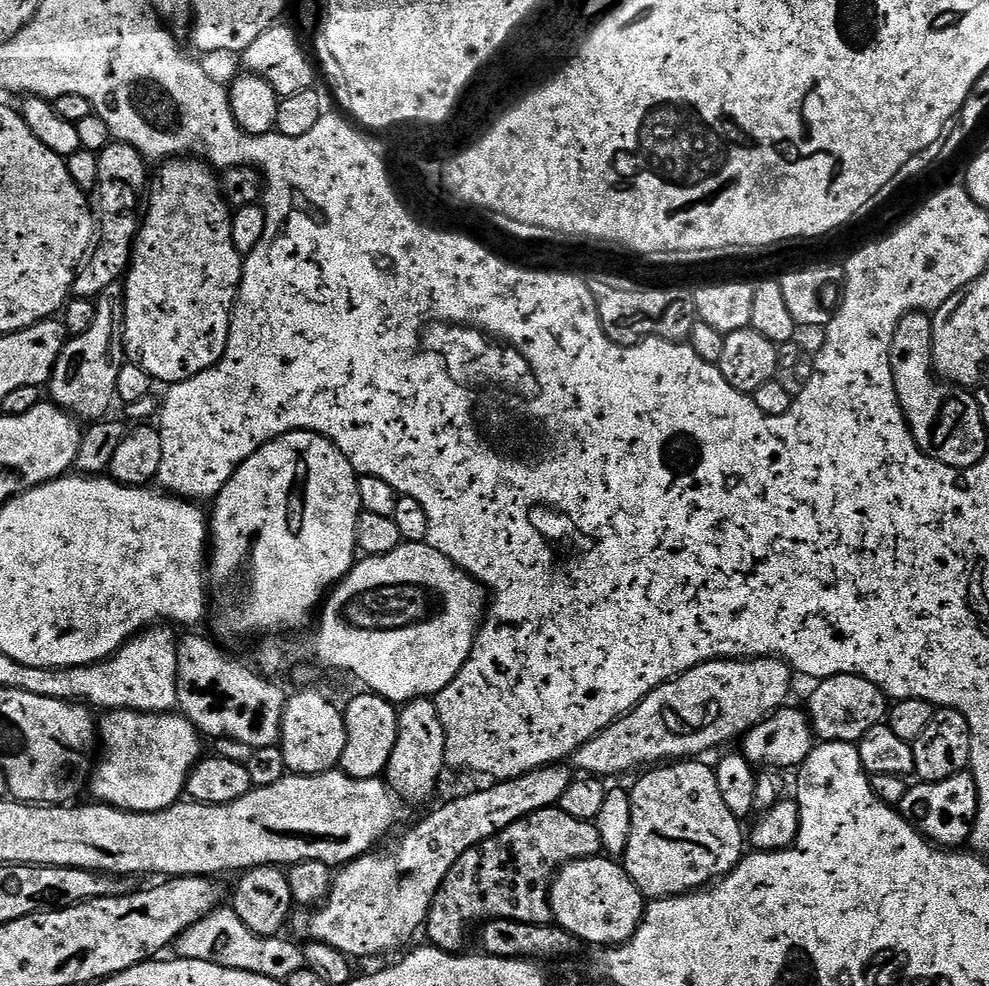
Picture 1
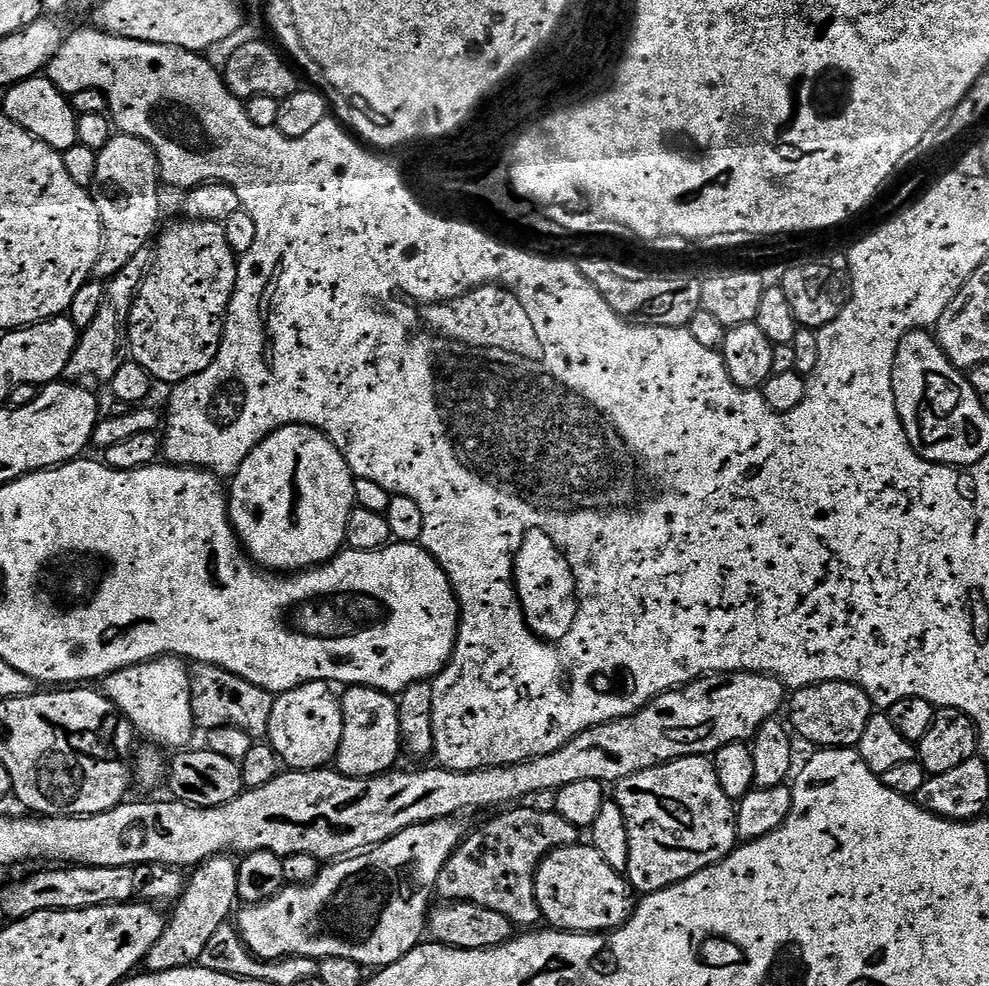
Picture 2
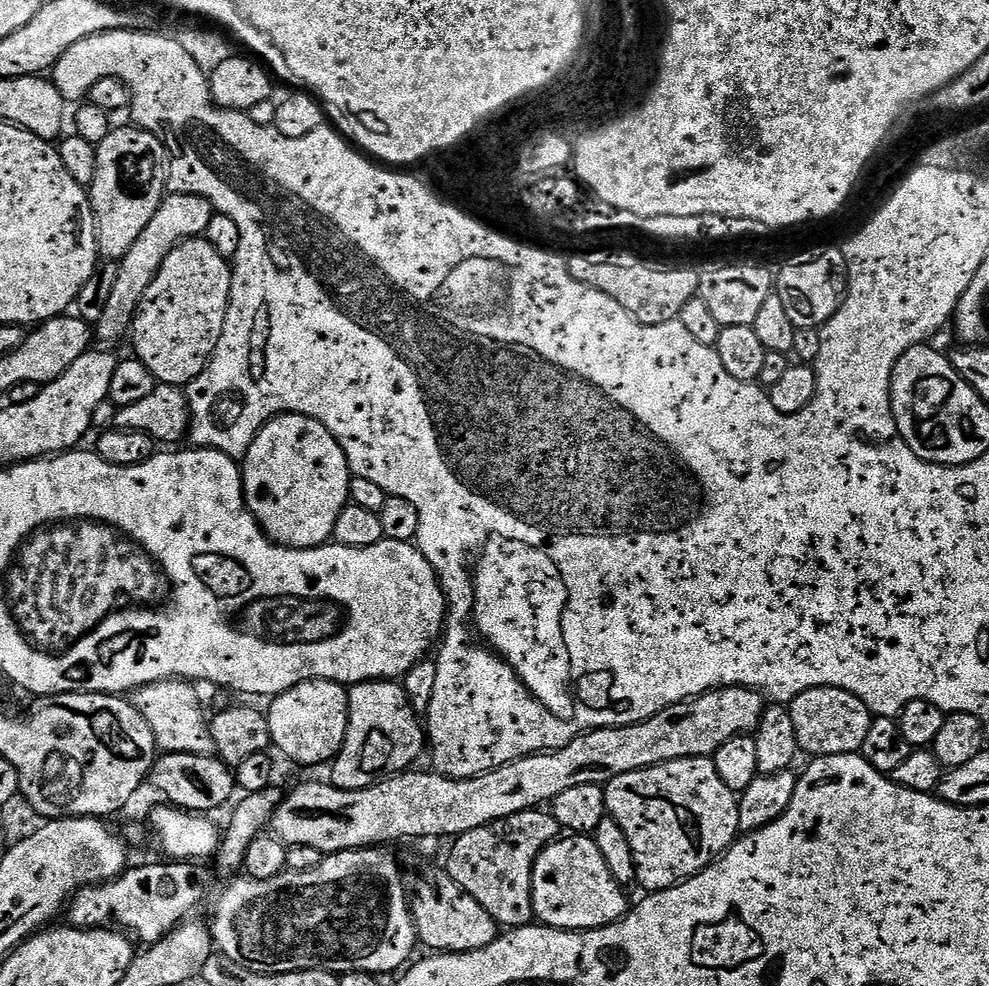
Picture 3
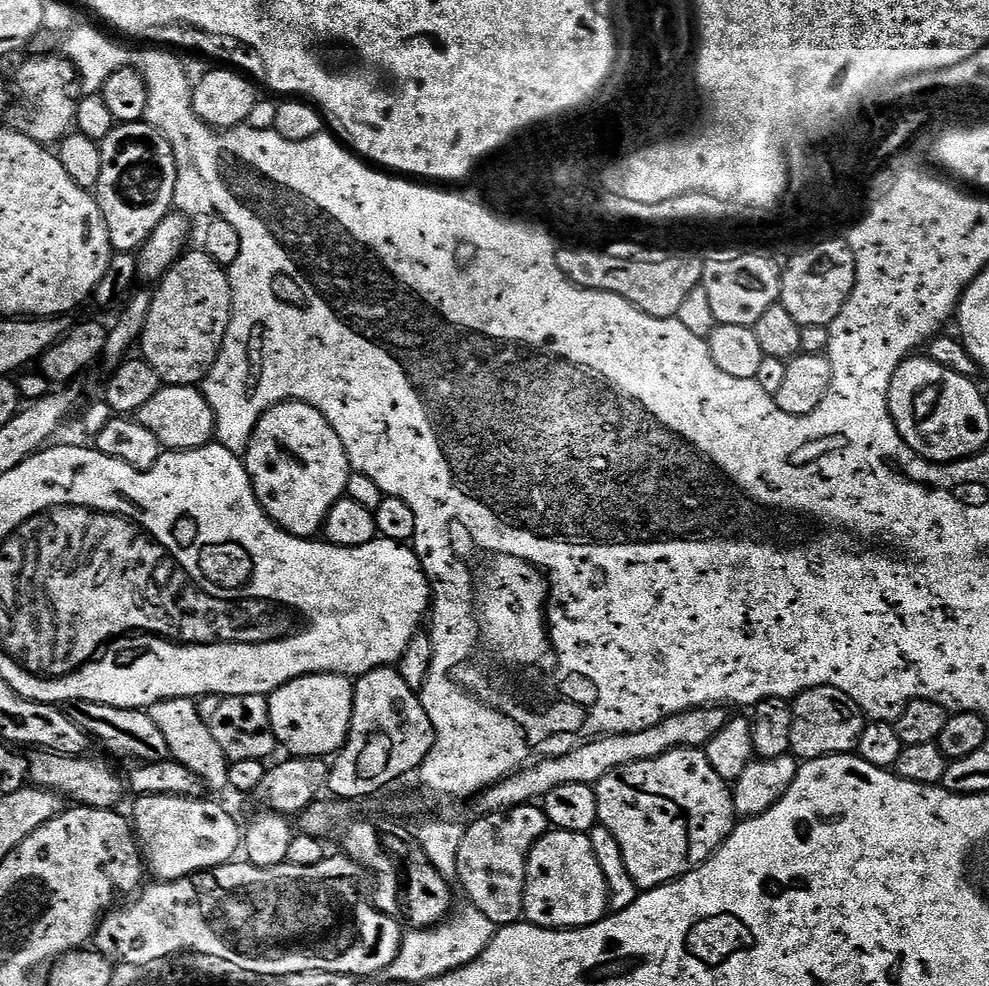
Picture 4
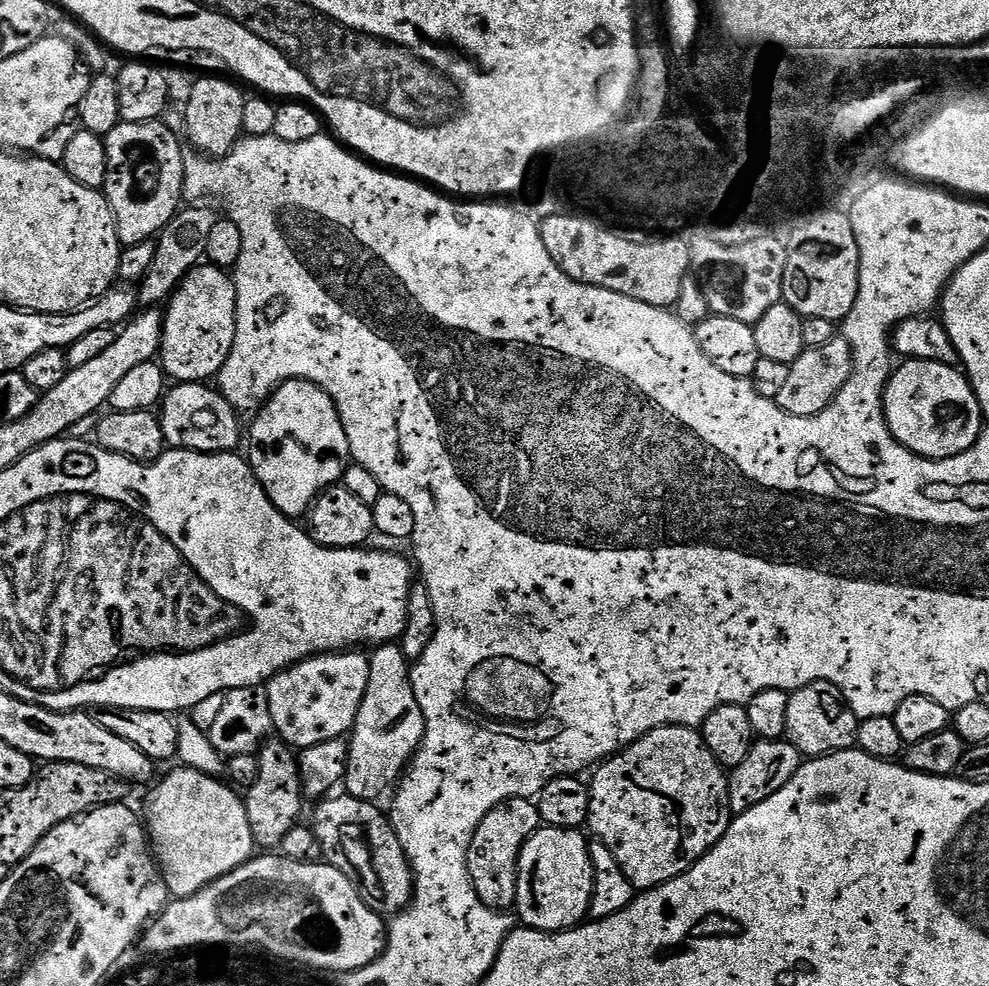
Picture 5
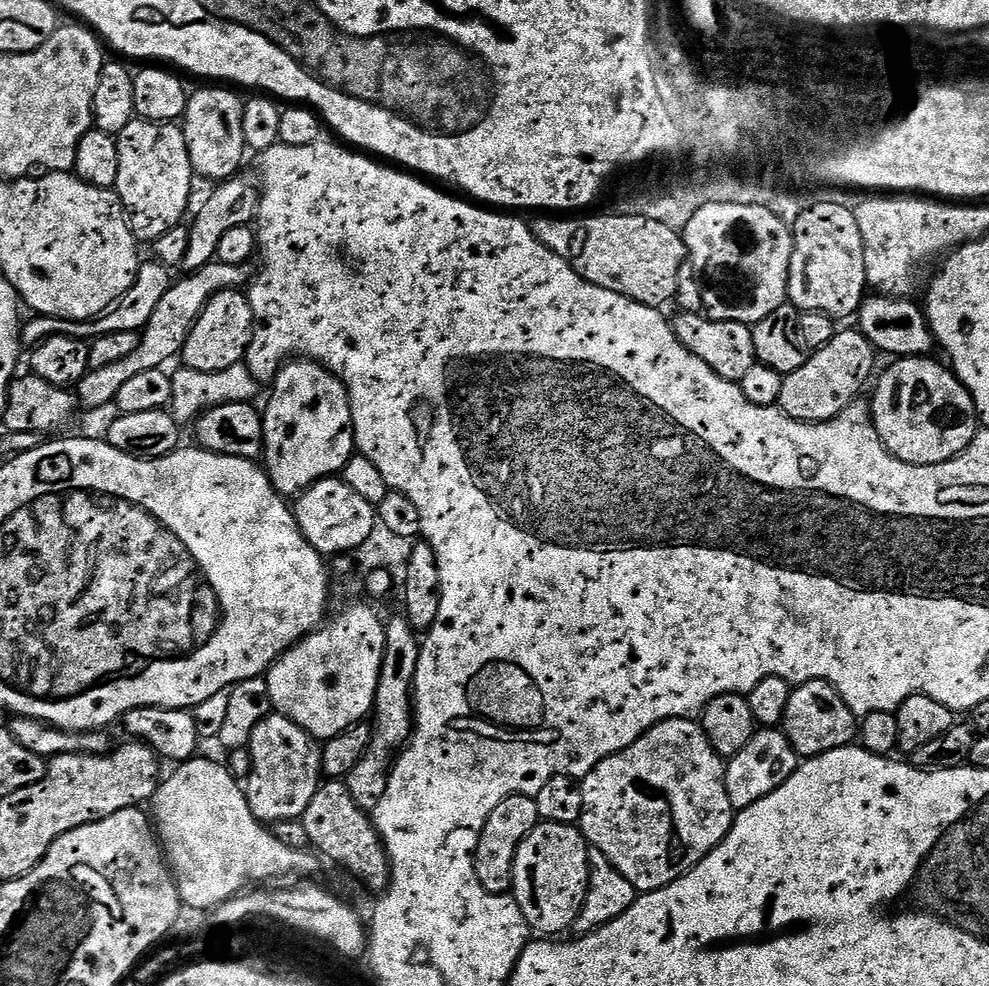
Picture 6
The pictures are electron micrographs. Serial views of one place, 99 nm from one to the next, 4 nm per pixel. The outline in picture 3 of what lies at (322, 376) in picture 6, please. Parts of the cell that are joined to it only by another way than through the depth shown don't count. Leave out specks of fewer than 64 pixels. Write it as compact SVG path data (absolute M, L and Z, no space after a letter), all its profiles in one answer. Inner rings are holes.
M293 412L287 416L275 416L266 426L262 426L250 450L244 455L242 475L244 503L248 505L248 511L260 523L260 529L268 535L268 539L284 548L318 548L329 543L338 514L342 514L350 502L348 459L342 446L338 446L334 434L330 434L322 422Z

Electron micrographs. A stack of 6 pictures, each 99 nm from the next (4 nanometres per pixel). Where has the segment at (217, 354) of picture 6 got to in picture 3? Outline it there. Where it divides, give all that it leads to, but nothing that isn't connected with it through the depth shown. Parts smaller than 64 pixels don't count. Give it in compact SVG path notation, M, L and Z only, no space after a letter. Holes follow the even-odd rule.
M211 239L187 240L185 244L179 244L166 258L142 298L130 333L130 344L136 347L135 359L143 362L159 383L187 386L191 380L206 371L222 338L231 285L232 264L229 257L222 255L212 245Z

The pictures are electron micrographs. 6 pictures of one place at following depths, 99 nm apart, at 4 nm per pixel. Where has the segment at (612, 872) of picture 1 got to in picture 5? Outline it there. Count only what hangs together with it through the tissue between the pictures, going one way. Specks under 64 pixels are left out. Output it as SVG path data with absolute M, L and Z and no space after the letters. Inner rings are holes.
M541 826L524 844L518 866L518 898L515 911L525 925L539 932L566 932L569 928L585 923L592 906L594 874L592 855L588 853L589 837L575 828L550 828Z

